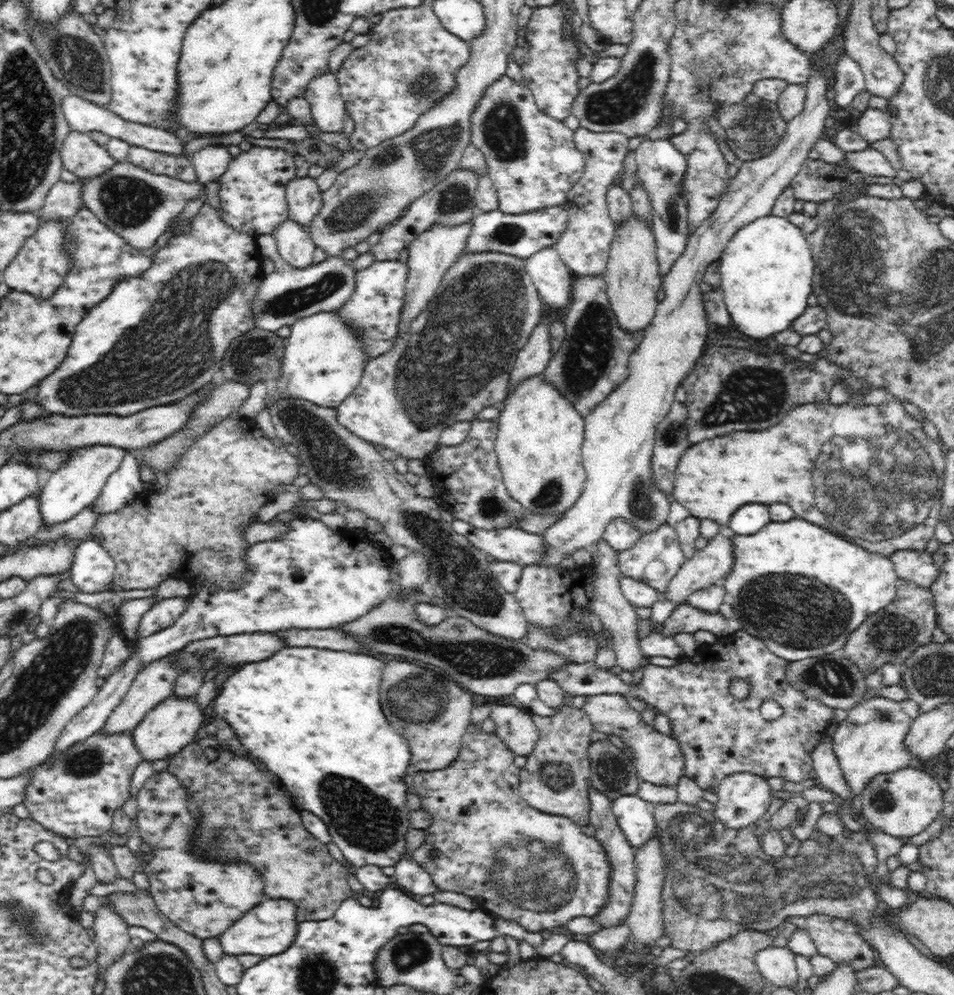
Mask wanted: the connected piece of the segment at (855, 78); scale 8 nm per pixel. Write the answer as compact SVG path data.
M847 54L839 56L834 68L832 100L838 108L848 109L860 90L866 88L861 66Z

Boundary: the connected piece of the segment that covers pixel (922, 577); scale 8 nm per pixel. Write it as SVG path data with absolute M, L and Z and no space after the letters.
M899 550L889 556L889 559L898 579L915 582L922 588L929 588L937 579L937 564L926 550Z

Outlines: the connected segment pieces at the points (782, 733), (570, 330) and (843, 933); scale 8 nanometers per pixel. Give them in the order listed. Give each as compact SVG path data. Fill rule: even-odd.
M743 629L736 630L731 635L717 636L716 642L713 644L703 644L700 649L696 651L694 656L687 656L684 654L674 666L671 667L662 667L656 666L653 664L646 664L643 670L642 681L637 683L637 686L632 684L623 683L622 680L618 677L618 671L615 669L601 669L596 666L596 663L584 663L584 664L566 664L562 668L555 670L550 674L550 678L554 679L560 685L560 688L570 696L592 696L599 694L625 694L630 697L638 698L648 704L651 704L659 714L668 717L670 725L672 727L672 733L670 736L675 738L676 742L679 743L680 751L683 752L684 756L684 772L683 776L690 778L694 784L696 784L702 791L712 790L715 793L718 792L720 784L724 781L724 778L731 777L734 773L752 773L757 774L757 777L763 777L770 779L772 777L782 777L786 781L801 783L809 778L808 772L812 770L813 761L812 761L812 752L820 742L822 742L827 727L830 726L831 721L834 720L834 709L831 706L826 706L823 702L818 701L815 697L806 697L804 693L801 692L795 685L789 684L788 680L785 680L785 671L789 667L789 661L785 661L783 658L776 656L766 645L764 641L761 641L759 638L748 634ZM734 679L744 680L749 684L748 694L742 698L738 699L730 693L730 682ZM767 700L774 700L778 702L778 705L782 707L782 716L778 720L766 720L762 717L760 713L760 705Z
M602 275L575 277L572 283L568 312L566 312L565 340L560 348L552 352L548 366L544 369L543 378L547 384L554 386L556 391L574 405L574 409L584 417L592 412L612 391L625 382L629 376L629 356L638 348L644 331L624 331L617 322L608 301L607 283Z
M816 913L805 917L805 926L810 938L814 941L818 953L832 959L835 963L850 963L856 971L872 967L874 949L860 937L854 925L836 916Z

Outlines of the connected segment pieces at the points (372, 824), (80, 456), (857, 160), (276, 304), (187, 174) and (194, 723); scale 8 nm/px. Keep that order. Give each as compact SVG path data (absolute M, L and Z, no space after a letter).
M284 647L276 651L268 660L264 662L245 663L232 674L227 675L220 686L220 690L214 699L214 710L217 720L224 720L226 724L234 729L238 735L244 751L252 758L256 756L258 762L264 763L267 770L272 772L278 779L281 786L287 791L288 795L299 799L299 807L307 810L326 824L331 842L344 854L347 867L360 868L364 866L394 867L404 855L406 849L406 833L412 829L410 822L410 812L406 804L407 788L410 784L406 768L411 764L411 750L408 742L390 726L386 716L380 710L380 680L382 680L382 670L384 662L372 656L364 654L350 654L350 652L336 652L336 650L316 650L316 647Z
M88 445L81 447L79 451L71 454L71 457L64 463L62 468L59 468L53 473L48 473L42 476L39 486L38 494L38 511L41 515L42 526L51 527L53 524L68 522L69 519L74 518L80 514L86 507L96 500L96 496L100 494L106 478L118 468L118 464L126 456L126 450L117 446L104 446L104 445Z
M870 146L860 152L845 152L844 162L851 164L855 170L864 175L885 176L892 179L897 176L897 170L890 165L888 159Z
M258 236L255 242L262 258L271 258L276 269L272 274L265 276L250 304L253 310L254 328L277 332L281 326L291 326L300 318L323 311L338 311L353 294L358 271L356 272L351 266L351 260L340 256L328 256L326 261L322 260L304 270L297 270L279 255L276 239L273 236Z
M131 145L126 161L152 174L163 174L188 183L197 181L196 169L188 155L166 154Z
M172 694L168 698L164 698L160 704L156 704L140 725L133 730L133 742L136 744L136 749L142 752L144 760L160 760L166 758L166 754L176 755L181 749L184 749L186 744L193 743L193 738L198 729L201 728L204 722L205 715L202 708L199 706L195 696L178 696Z

